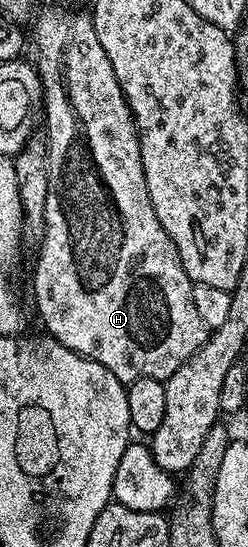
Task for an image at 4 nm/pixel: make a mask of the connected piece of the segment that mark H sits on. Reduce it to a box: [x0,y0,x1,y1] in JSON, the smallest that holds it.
[33,16,211,385]

